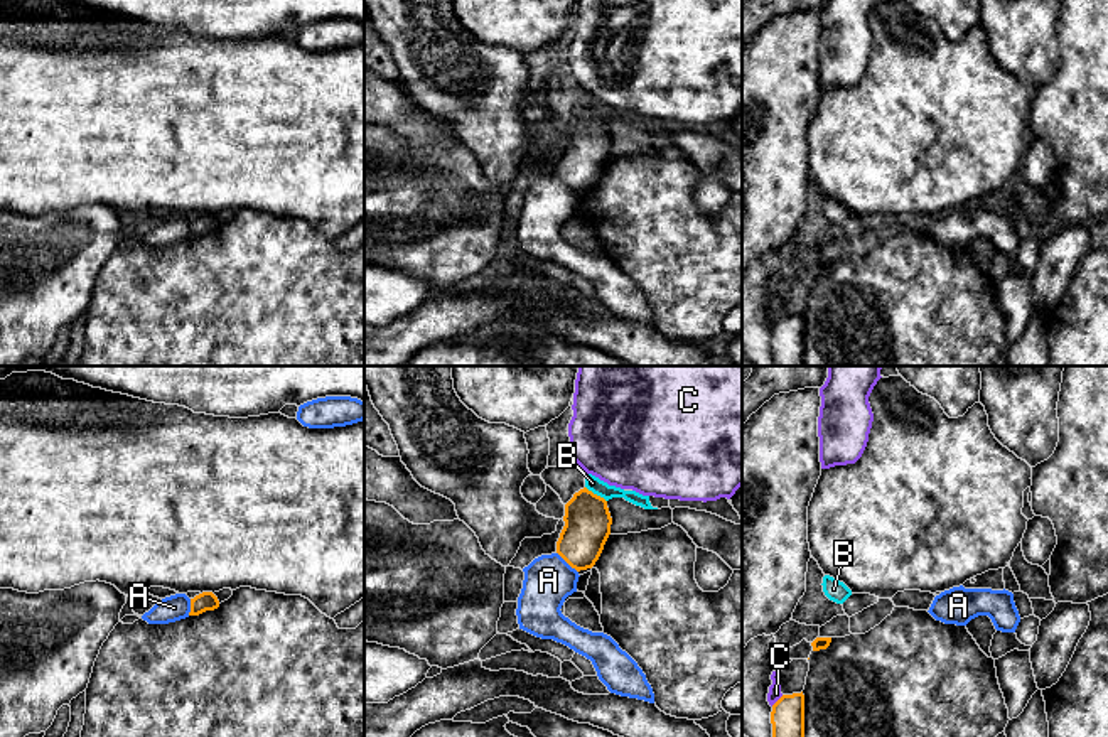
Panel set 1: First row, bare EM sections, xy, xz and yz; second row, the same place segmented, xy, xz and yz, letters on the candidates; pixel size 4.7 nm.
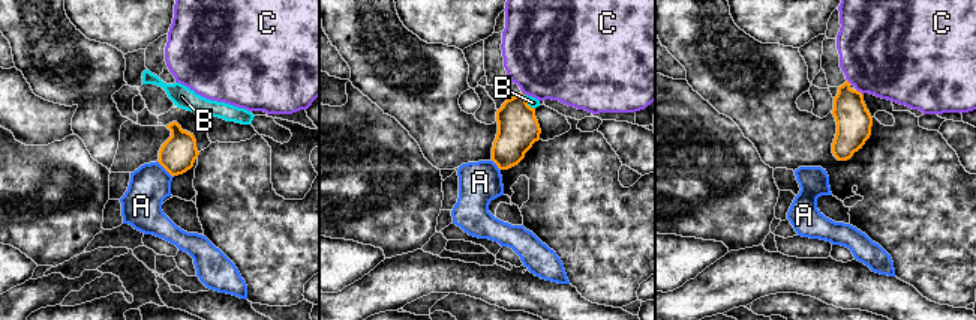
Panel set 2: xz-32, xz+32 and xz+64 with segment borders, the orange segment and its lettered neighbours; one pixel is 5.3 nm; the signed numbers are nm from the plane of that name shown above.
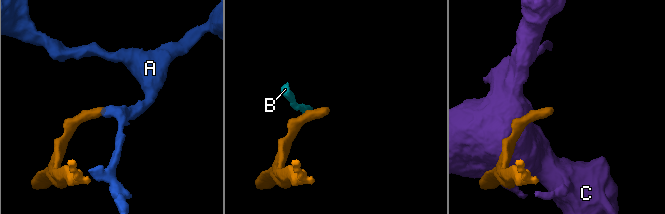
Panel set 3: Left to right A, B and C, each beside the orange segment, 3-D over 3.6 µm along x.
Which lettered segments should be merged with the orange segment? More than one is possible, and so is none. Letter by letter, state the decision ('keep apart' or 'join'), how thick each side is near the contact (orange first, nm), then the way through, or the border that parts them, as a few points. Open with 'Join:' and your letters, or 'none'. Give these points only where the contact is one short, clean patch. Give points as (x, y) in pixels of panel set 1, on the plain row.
Join: none
A: keep apart; calibres 220 and 240 nm; border xz (557, 174), (577, 194)
B: keep apart; calibres 220 and 70 nm; border xz (586, 108), (606, 123)
C: keep apart; calibres 160 and 70 nm

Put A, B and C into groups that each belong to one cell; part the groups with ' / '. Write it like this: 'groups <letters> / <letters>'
groups A / B / C

